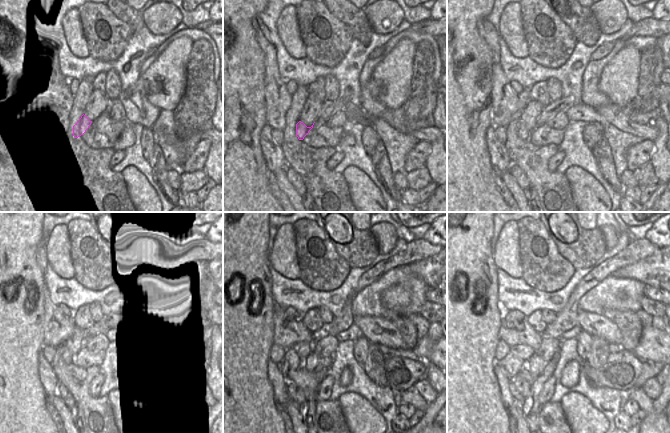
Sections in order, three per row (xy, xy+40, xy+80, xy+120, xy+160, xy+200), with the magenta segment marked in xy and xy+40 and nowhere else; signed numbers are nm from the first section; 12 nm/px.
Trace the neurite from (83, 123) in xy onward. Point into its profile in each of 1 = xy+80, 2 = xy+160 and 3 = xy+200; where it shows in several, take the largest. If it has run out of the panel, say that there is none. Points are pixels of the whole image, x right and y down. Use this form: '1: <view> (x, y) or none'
1: xy+80 (523, 132)
2: xy+160 (291, 360)
3: xy+200 (511, 364)

